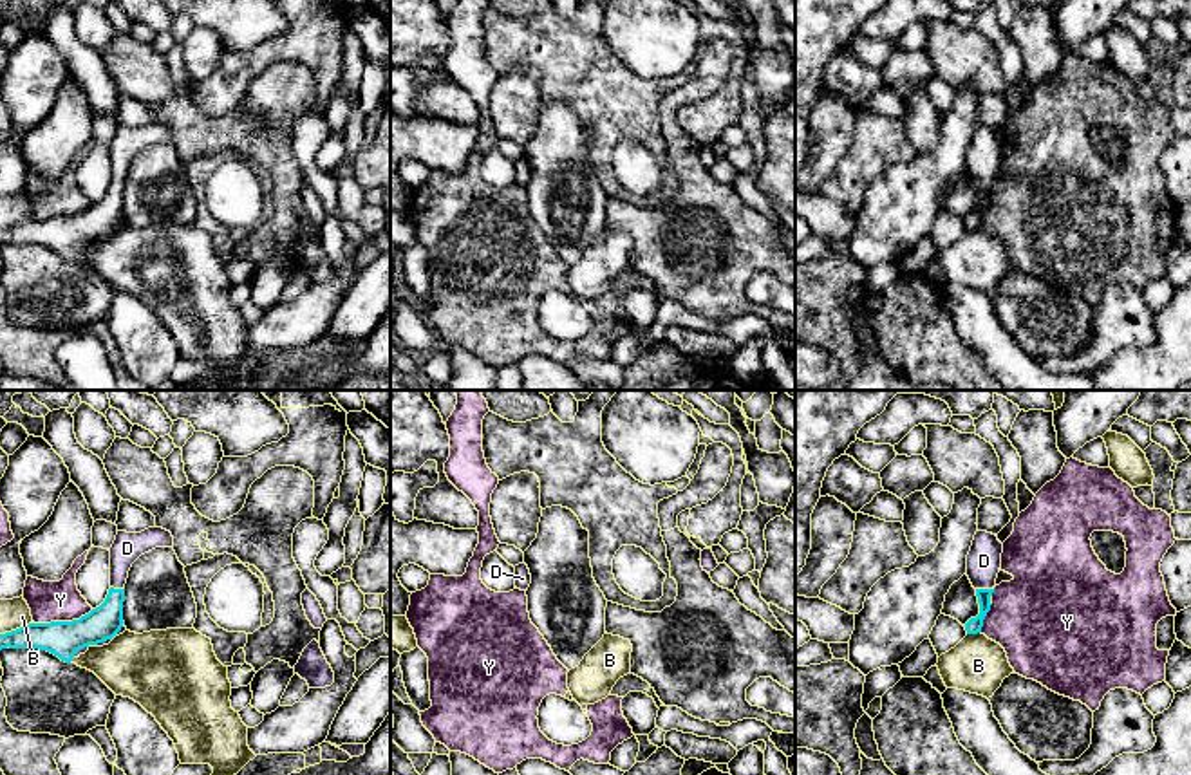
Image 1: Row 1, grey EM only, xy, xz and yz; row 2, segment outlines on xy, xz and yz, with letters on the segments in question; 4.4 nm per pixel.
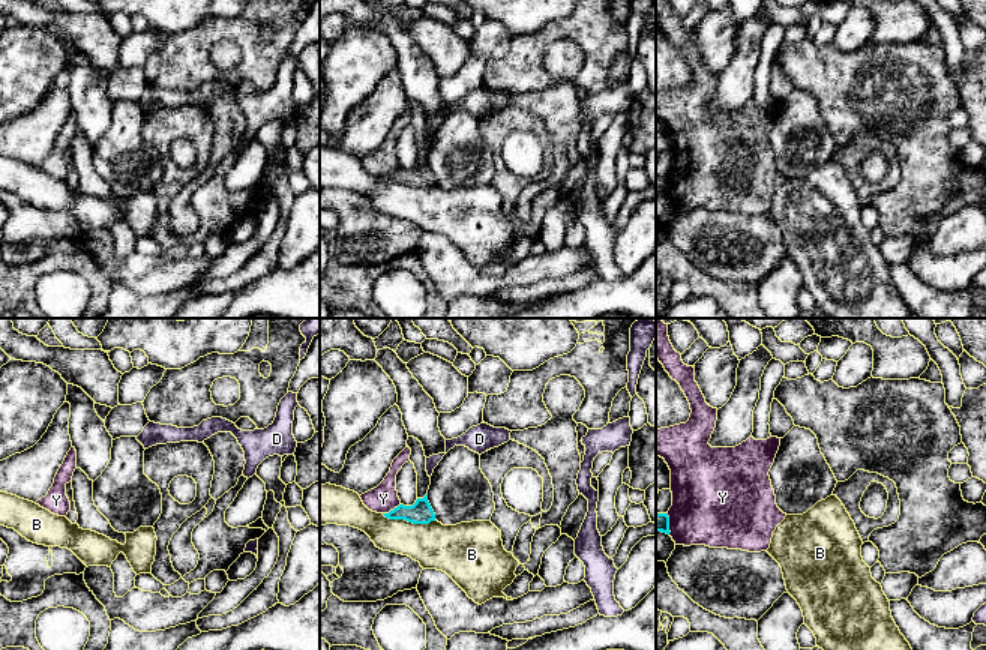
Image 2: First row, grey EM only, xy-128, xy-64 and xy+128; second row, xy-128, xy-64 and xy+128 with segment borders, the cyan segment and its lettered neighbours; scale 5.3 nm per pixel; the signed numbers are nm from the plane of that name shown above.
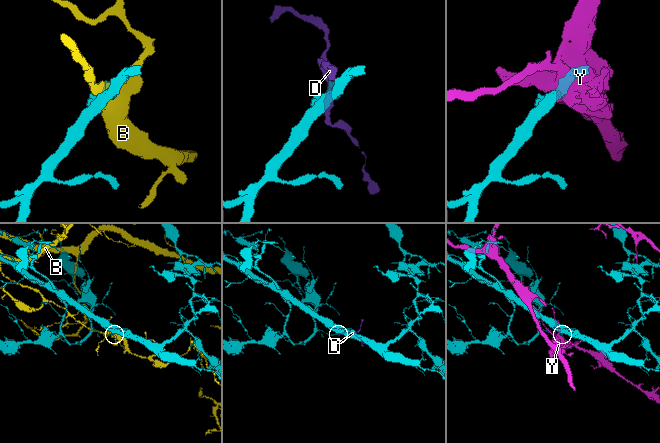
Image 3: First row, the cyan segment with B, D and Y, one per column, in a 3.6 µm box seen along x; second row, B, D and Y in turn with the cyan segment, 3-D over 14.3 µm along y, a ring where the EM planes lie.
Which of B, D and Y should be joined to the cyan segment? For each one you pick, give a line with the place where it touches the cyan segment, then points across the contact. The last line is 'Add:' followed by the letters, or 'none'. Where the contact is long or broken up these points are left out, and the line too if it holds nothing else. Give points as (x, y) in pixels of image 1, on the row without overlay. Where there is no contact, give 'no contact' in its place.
D: yz (985, 185) | across yz (973, 221), (984, 206), (985, 185), (984, 156)
Add: D

